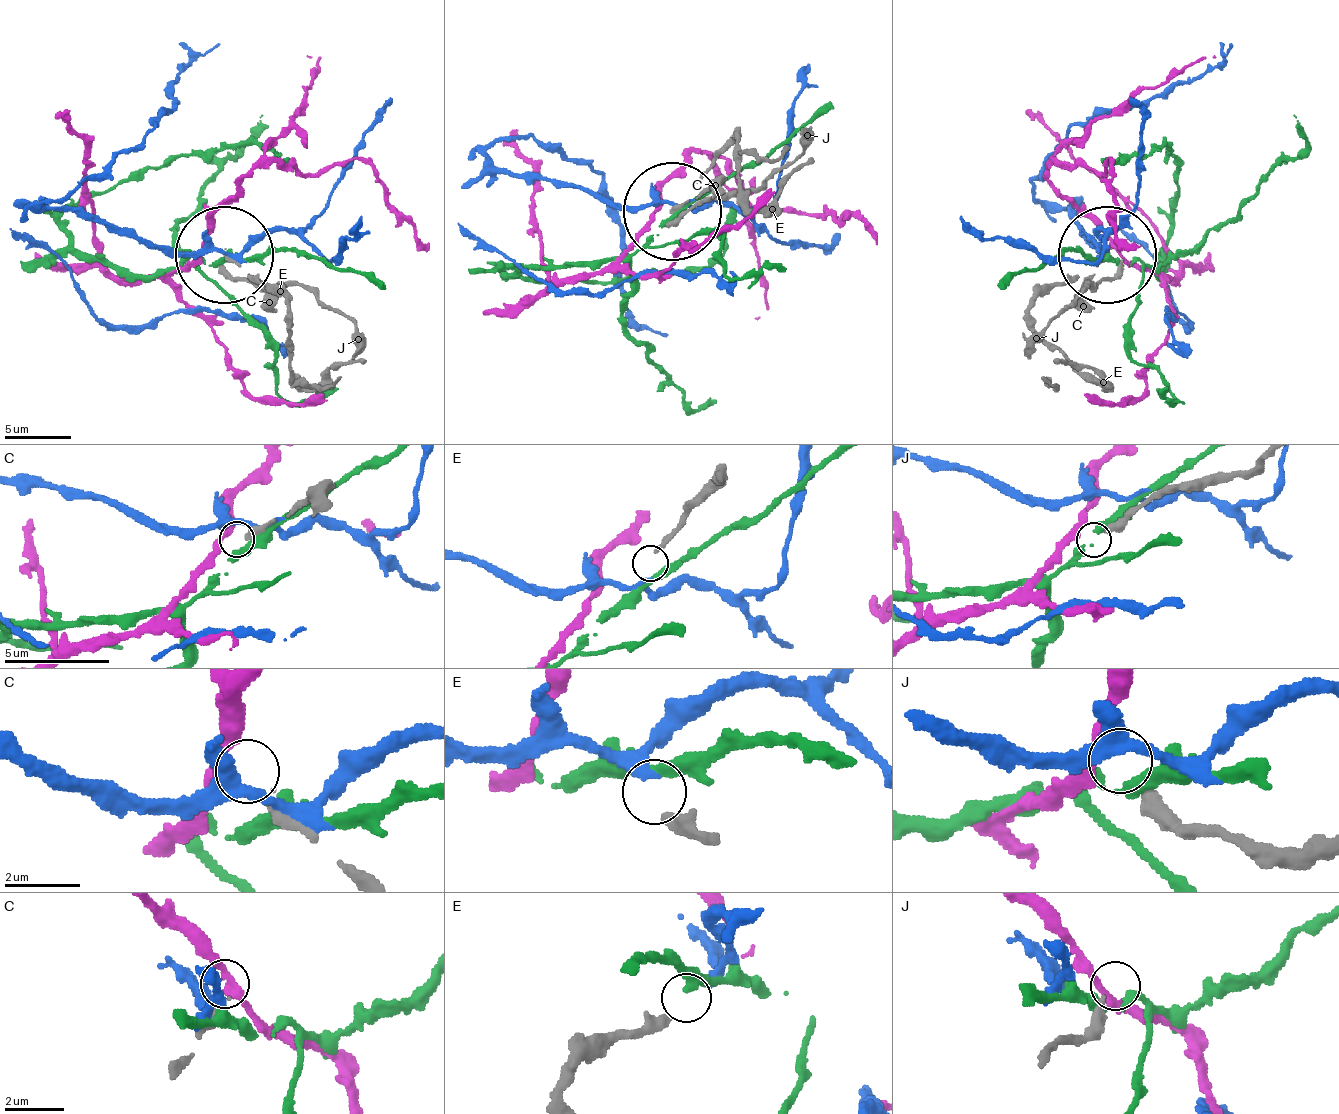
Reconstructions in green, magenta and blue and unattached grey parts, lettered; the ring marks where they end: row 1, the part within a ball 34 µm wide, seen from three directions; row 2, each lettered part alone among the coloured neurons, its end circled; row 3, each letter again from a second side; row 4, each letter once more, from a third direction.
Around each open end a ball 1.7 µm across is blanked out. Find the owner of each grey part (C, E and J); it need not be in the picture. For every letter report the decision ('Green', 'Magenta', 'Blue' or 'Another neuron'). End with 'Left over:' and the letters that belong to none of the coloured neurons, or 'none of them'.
C: Another neuron
E: Blue
J: Another neuron
Left over: C, J

